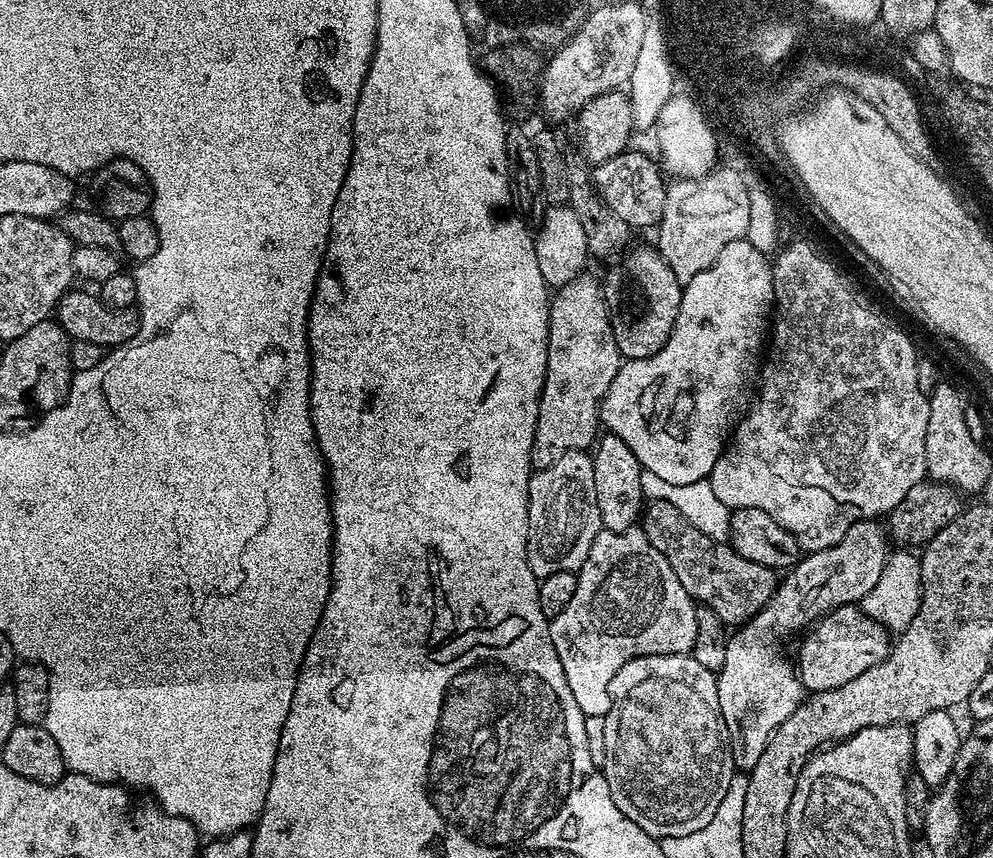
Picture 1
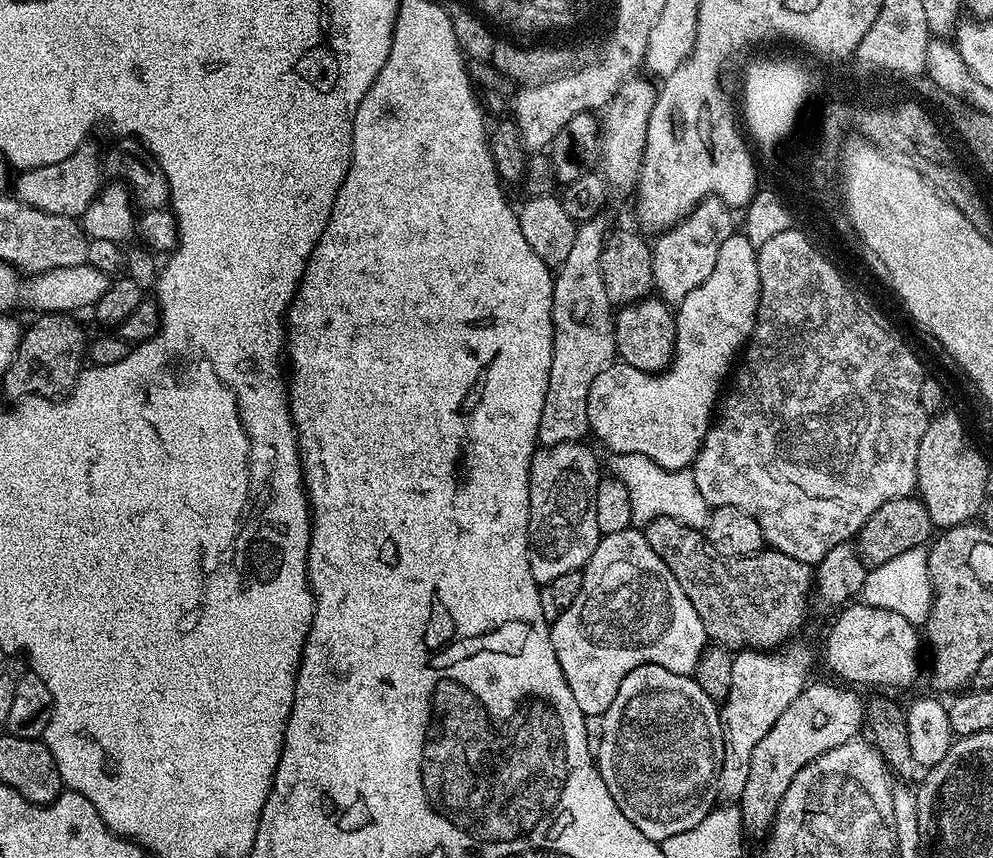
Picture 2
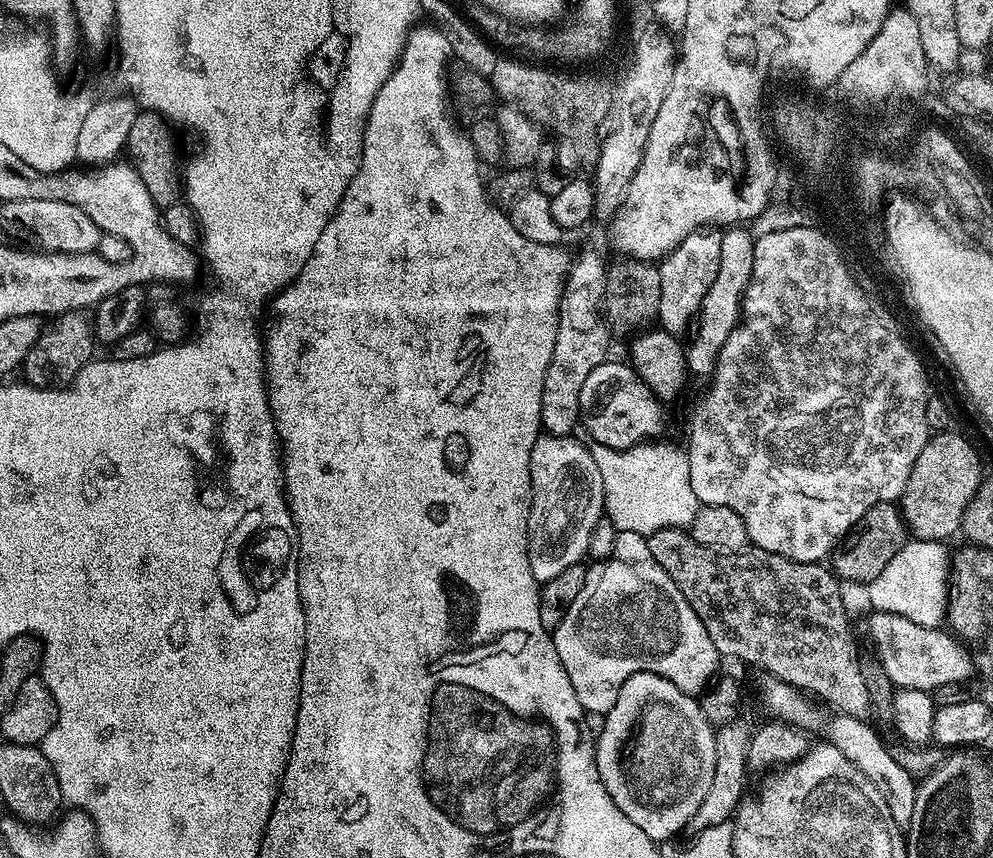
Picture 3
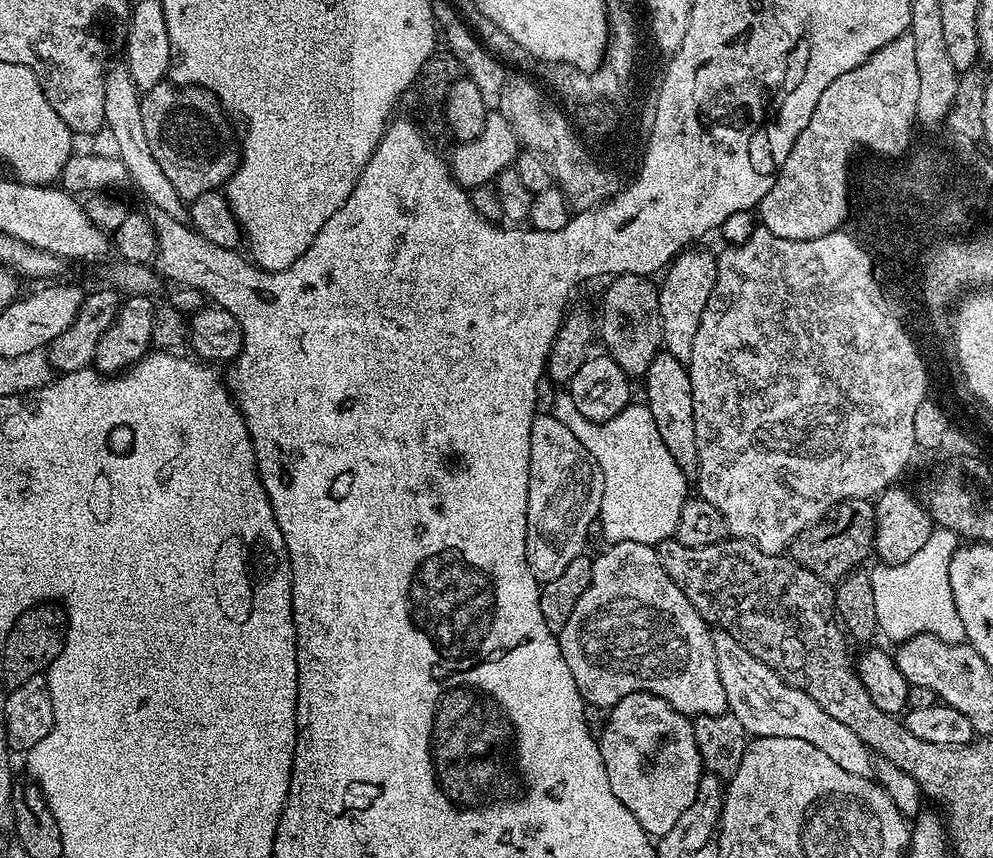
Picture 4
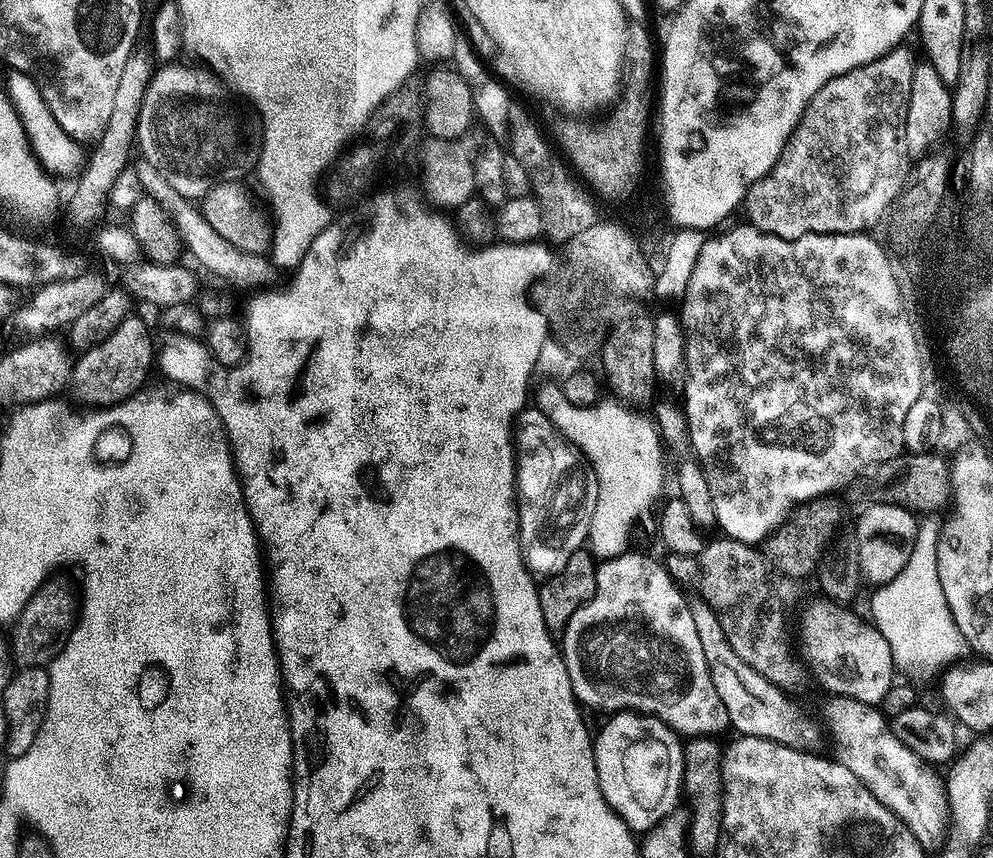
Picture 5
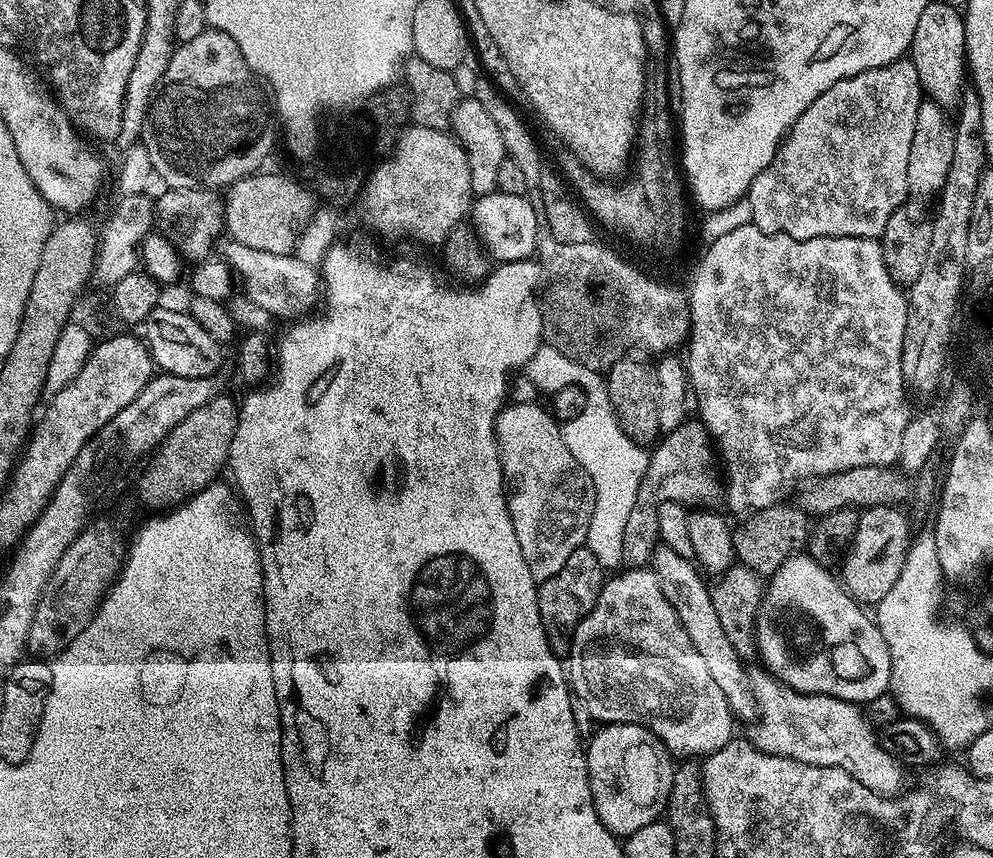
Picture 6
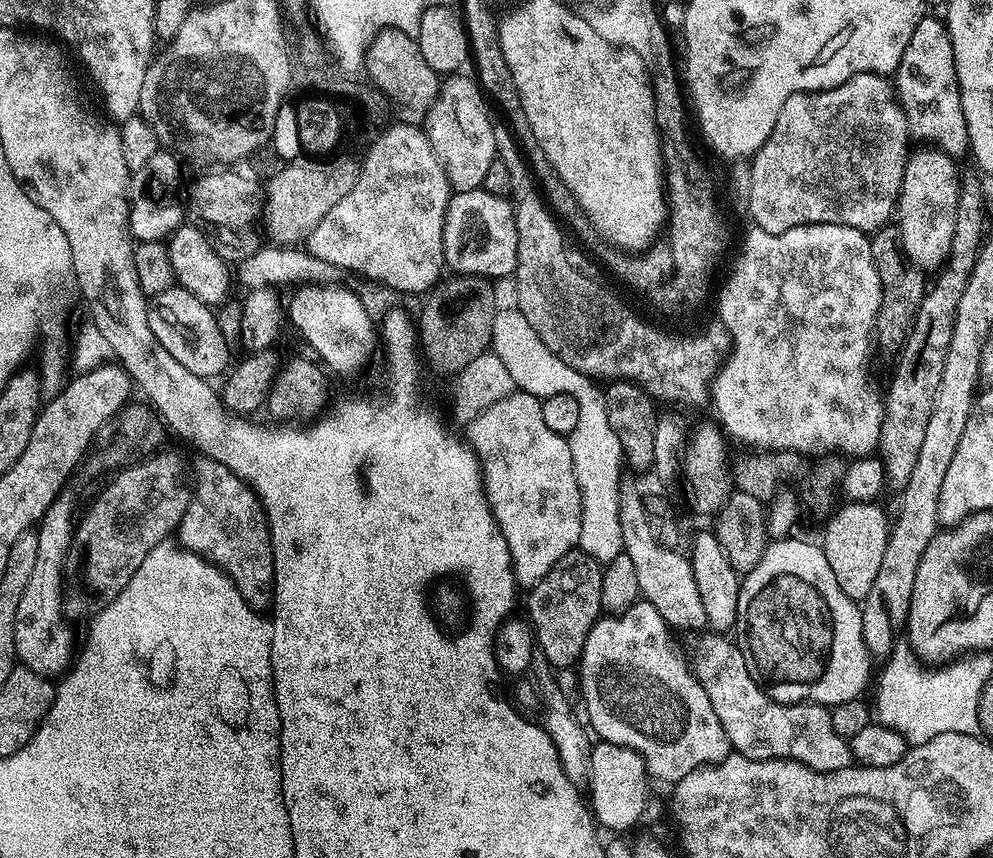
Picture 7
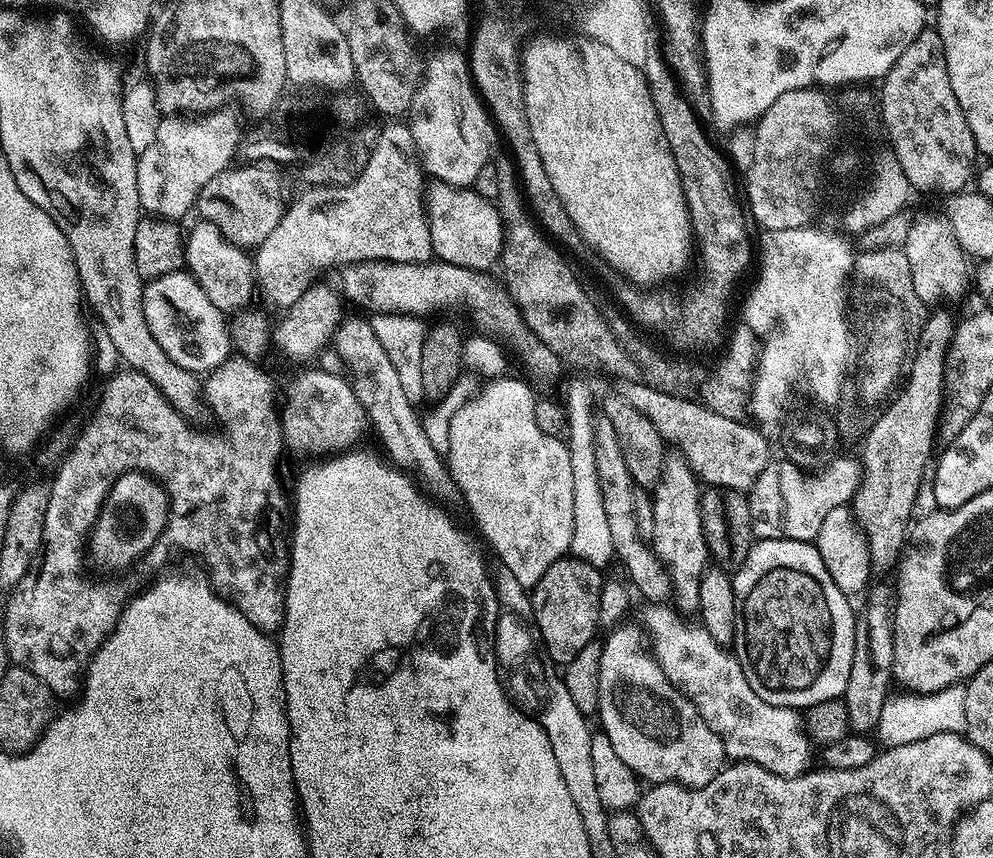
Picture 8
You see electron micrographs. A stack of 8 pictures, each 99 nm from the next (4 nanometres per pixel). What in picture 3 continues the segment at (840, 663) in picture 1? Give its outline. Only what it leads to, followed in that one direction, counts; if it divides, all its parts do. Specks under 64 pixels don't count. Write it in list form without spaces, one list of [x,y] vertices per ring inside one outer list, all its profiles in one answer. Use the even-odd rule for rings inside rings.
[[[873,611],[871,615],[868,620],[868,628],[872,631],[871,647],[896,688],[931,693],[938,686],[964,684],[971,678],[972,656],[951,631],[943,627],[918,626],[918,622],[910,622],[910,618],[889,612]]]

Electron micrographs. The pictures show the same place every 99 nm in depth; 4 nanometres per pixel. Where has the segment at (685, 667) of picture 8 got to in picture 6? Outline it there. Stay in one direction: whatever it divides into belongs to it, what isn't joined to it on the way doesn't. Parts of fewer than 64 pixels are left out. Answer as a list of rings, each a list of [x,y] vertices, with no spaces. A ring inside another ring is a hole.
[[[760,670],[753,680],[751,677],[750,692],[755,699],[756,696],[760,699],[760,721],[749,732],[746,732],[746,736],[758,750],[766,754],[794,758],[798,762],[806,762],[814,766],[841,768],[846,770],[846,774],[862,782],[862,786],[866,786],[880,796],[896,796],[901,791],[900,783],[904,780],[903,770],[905,771],[901,761],[882,750],[873,725],[868,722],[857,705],[852,704],[849,700],[839,700],[833,696],[796,692],[782,683],[777,683],[764,670]]]

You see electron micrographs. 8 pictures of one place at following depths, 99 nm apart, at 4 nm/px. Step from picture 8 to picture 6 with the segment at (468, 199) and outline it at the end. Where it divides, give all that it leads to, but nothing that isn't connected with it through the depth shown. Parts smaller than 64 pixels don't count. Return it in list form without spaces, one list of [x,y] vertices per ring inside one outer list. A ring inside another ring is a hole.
[[[500,191],[485,192],[475,197],[470,208],[470,224],[480,240],[484,252],[493,261],[507,262],[510,260],[527,260],[537,251],[538,237],[542,232],[542,220],[538,215],[537,205],[531,204],[529,197],[518,194],[506,194]]]

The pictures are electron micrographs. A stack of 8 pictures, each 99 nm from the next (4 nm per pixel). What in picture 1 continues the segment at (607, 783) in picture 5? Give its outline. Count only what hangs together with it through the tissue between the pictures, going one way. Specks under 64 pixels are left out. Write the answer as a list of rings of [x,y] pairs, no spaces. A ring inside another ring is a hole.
[[[674,654],[639,656],[626,662],[626,666],[622,666],[618,670],[618,674],[614,674],[614,678],[608,684],[608,699],[608,713],[602,717],[602,724],[604,724],[604,764],[602,760],[602,771],[610,786],[614,806],[618,806],[618,810],[622,810],[622,814],[626,814],[626,818],[630,818],[630,822],[634,822],[639,828],[646,830],[646,834],[657,838],[694,834],[694,830],[702,830],[702,826],[707,826],[710,818],[714,818],[714,813],[718,810],[718,802],[722,802],[734,775],[728,731],[718,706],[716,673],[696,662],[690,654],[683,656],[675,656]]]

